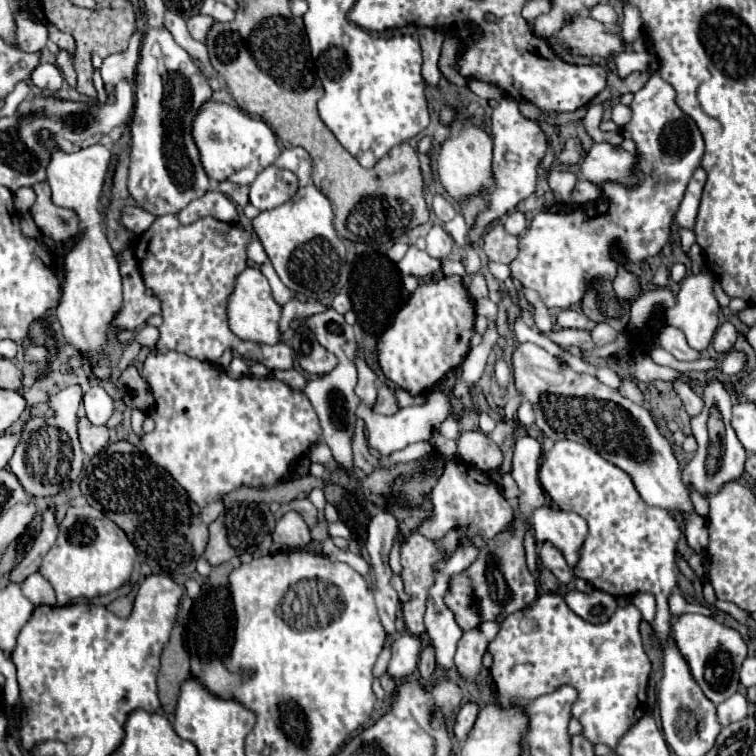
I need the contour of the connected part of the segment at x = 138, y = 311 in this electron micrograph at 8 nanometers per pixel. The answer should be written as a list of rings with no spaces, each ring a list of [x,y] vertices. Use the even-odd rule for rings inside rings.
[[[125,248],[119,252],[117,260],[123,276],[123,304],[109,324],[109,334],[113,334],[115,330],[137,330],[151,314],[161,312],[159,298],[145,294],[145,284],[139,276],[133,252]]]

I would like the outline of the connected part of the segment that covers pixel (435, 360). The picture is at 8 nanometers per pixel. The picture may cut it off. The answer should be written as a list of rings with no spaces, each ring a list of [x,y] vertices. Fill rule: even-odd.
[[[457,276],[421,284],[397,312],[389,330],[379,338],[379,366],[383,374],[411,394],[431,390],[451,368],[461,364],[473,336],[475,306]]]

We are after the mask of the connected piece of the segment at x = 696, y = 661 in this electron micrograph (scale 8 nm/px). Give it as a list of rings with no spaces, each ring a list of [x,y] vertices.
[[[681,614],[673,624],[673,638],[677,642],[679,652],[687,660],[693,678],[699,682],[705,696],[713,704],[721,704],[737,692],[741,664],[749,652],[745,638],[737,630],[723,626],[715,618],[703,614]]]

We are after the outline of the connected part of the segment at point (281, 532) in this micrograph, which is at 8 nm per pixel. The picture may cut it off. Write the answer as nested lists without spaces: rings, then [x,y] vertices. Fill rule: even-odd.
[[[287,512],[277,522],[277,528],[273,532],[273,542],[281,544],[289,550],[303,548],[305,544],[309,544],[309,540],[311,540],[309,526],[305,524],[305,520],[297,512]]]

